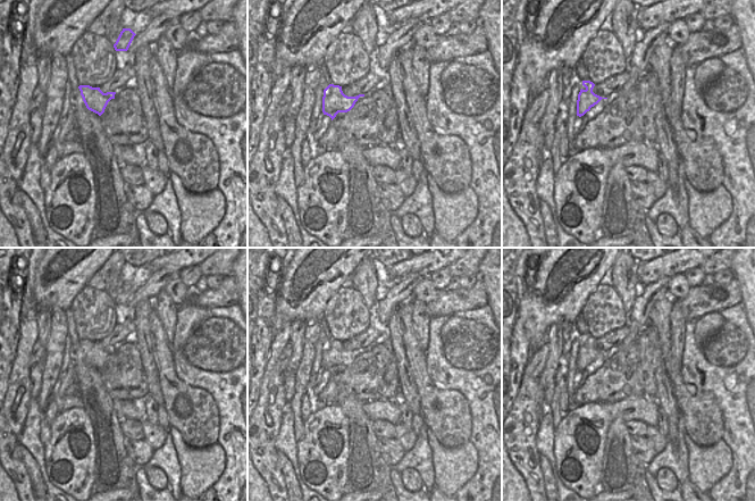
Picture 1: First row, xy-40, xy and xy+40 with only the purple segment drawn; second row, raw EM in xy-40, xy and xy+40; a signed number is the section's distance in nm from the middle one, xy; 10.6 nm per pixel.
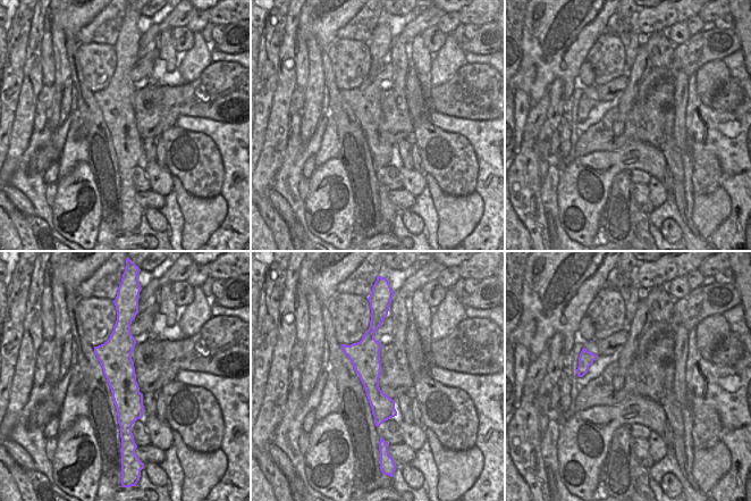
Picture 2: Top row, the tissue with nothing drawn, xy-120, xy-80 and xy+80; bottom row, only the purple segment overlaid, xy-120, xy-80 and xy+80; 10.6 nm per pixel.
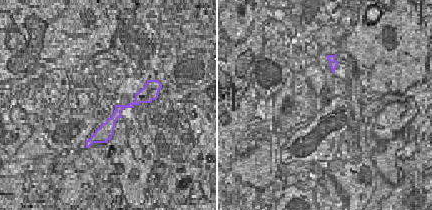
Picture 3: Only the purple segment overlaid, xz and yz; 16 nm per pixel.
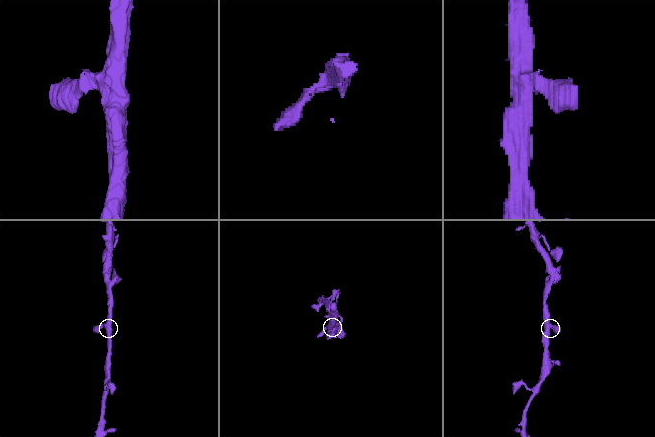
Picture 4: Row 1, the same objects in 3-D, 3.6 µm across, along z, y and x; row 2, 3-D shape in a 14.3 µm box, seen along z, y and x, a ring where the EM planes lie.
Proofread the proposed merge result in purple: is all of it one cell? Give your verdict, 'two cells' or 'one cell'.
one cell

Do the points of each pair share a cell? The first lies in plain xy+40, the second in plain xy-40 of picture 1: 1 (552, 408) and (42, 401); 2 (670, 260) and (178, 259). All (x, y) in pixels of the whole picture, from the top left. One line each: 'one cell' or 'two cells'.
1: one cell
2: one cell

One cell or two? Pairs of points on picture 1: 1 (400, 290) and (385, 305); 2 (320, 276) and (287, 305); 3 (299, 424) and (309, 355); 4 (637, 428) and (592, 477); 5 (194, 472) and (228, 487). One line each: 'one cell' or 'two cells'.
1: one cell
2: one cell
3: one cell
4: two cells
5: two cells

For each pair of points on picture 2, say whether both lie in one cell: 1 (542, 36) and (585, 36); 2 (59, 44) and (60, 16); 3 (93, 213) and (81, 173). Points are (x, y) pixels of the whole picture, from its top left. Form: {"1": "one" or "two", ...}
{"1": "one", "2": "two", "3": "one"}

